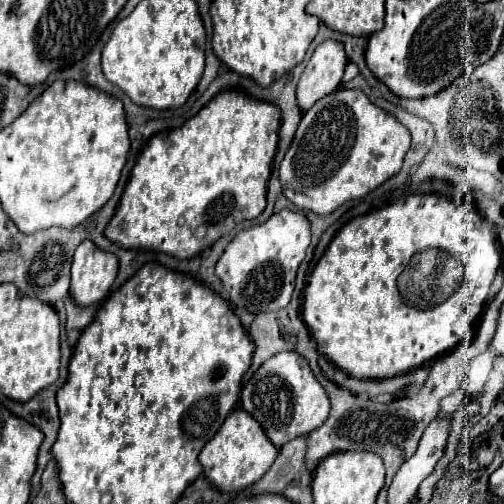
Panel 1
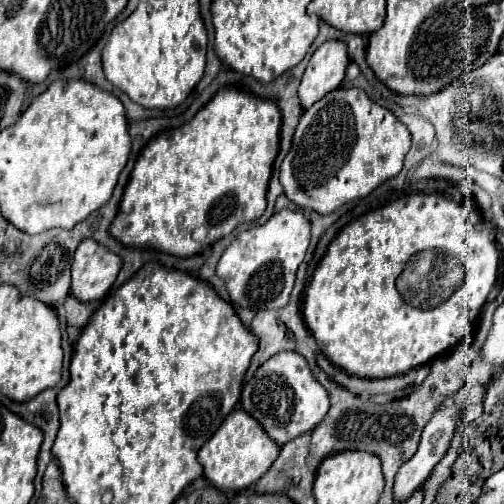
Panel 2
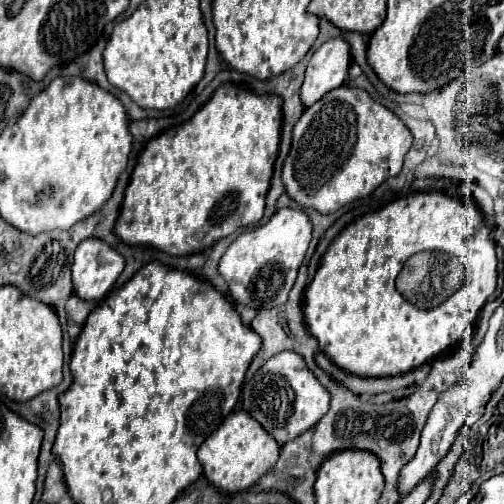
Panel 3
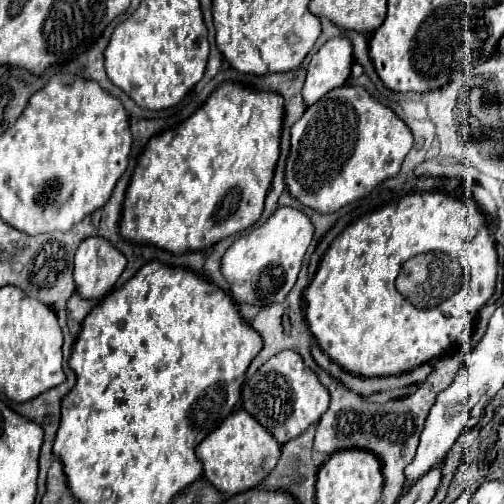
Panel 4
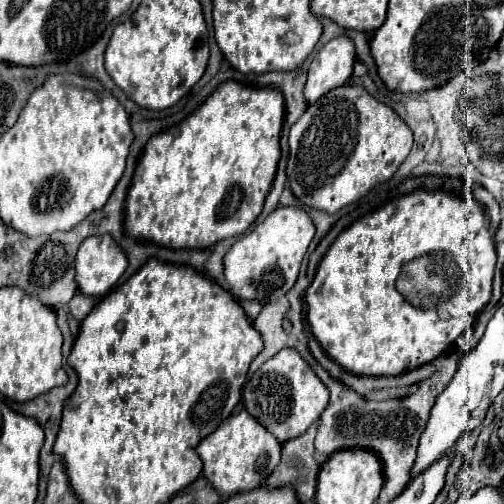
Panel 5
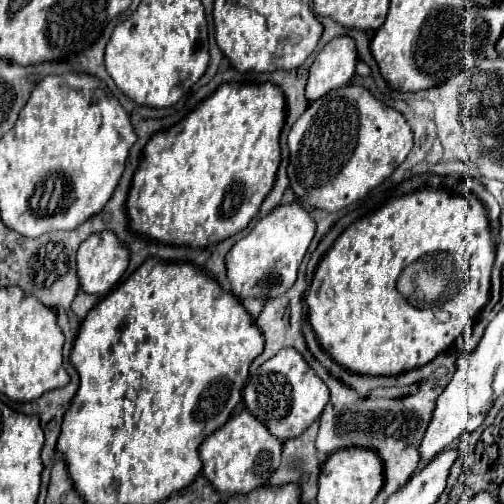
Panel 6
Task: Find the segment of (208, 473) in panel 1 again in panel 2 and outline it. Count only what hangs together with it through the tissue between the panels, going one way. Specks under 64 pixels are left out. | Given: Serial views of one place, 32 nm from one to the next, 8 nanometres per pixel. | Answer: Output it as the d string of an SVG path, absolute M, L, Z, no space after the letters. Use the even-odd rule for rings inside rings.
M234 410L226 416L224 424L214 432L214 436L200 448L198 460L204 466L204 476L218 490L240 492L250 484L256 484L272 466L280 452L280 446L260 428L260 424L248 416L244 410Z

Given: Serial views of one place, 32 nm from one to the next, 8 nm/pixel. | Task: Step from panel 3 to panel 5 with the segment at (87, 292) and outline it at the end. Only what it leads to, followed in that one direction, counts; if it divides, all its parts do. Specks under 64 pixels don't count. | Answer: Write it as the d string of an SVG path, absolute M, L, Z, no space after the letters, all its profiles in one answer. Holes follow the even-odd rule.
M108 234L86 238L76 254L76 282L82 294L106 296L128 266L126 252Z

